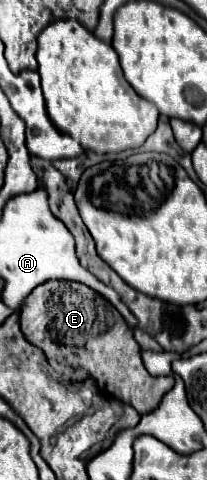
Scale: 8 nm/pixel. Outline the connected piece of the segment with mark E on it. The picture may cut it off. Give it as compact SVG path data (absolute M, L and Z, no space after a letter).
M47 281L47 283L39 285L37 289L33 289L33 293L23 301L19 325L21 325L25 339L31 345L43 349L49 365L53 369L57 369L65 377L65 381L75 383L75 381L93 377L101 391L105 391L107 395L115 397L121 403L129 403L139 415L153 411L159 405L161 397L175 383L173 377L151 377L147 373L147 369L143 367L143 361L141 361L141 349L139 349L137 341L133 339L131 327L125 323L125 319L119 315L119 311L109 301L105 301L99 293L95 293L93 289L89 289L81 283Z

